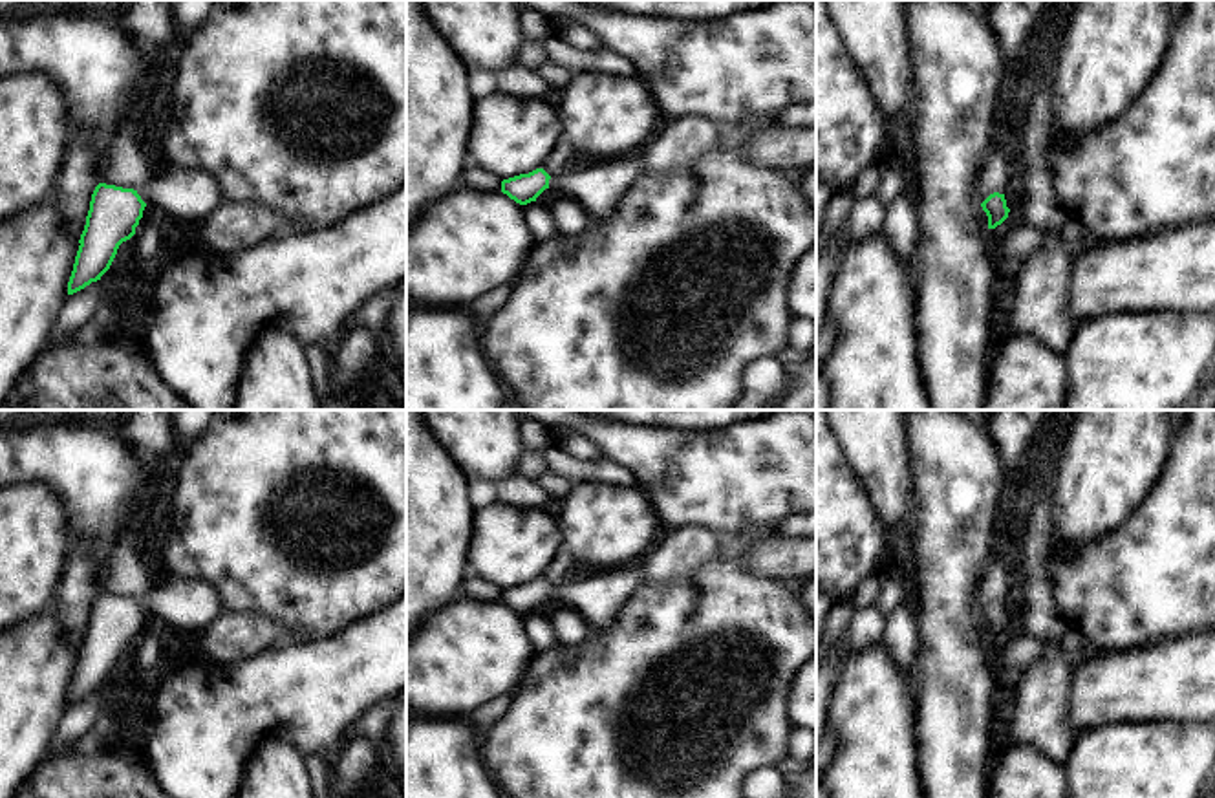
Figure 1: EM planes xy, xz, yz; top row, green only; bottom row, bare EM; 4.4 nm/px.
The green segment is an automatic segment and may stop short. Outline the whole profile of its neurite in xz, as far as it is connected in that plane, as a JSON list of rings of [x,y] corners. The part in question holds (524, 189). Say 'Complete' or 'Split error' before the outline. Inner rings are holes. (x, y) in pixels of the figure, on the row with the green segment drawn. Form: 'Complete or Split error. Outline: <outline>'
Split error. Outline: [[[644,152],[589,159],[584,170],[565,168],[551,178],[543,168],[501,181],[501,192],[520,205],[536,201],[545,189],[558,189],[564,196],[584,205],[593,221],[604,223],[615,207],[644,172]]]

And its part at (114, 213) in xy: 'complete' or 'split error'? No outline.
split error

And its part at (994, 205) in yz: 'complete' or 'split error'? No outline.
complete

